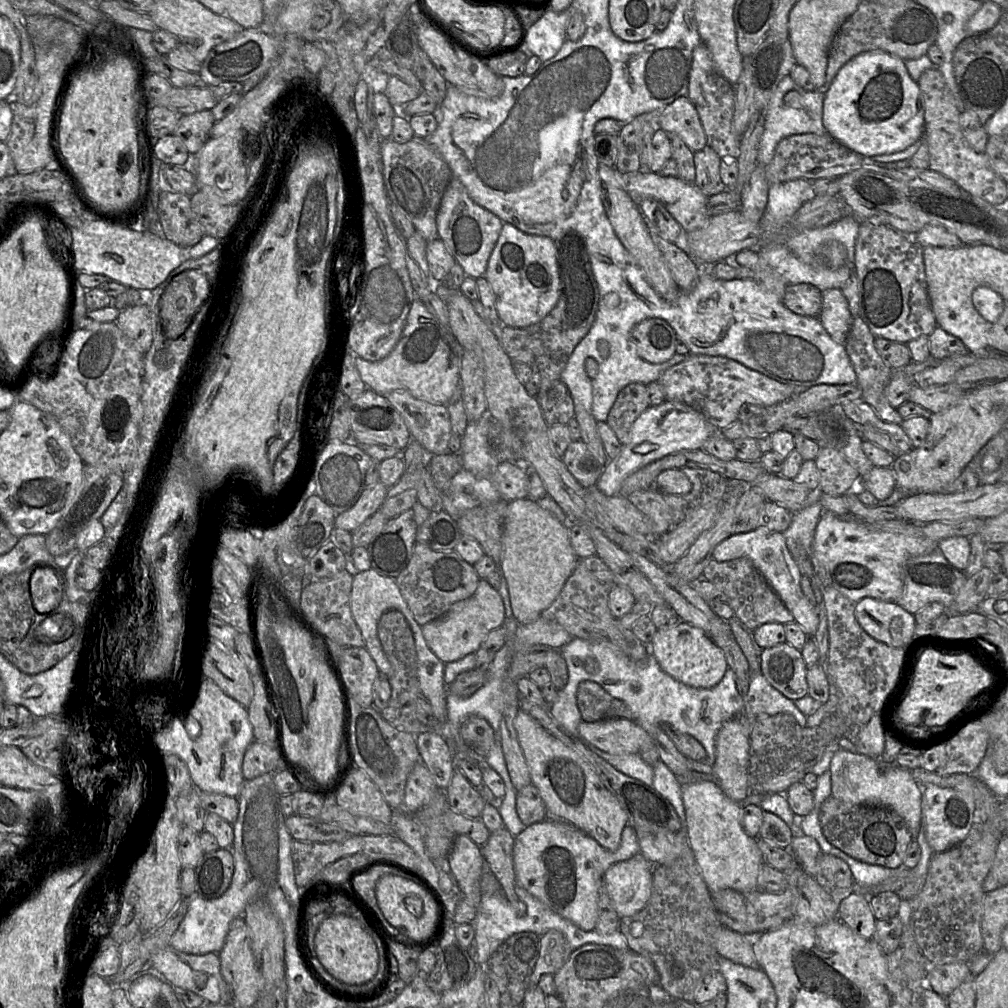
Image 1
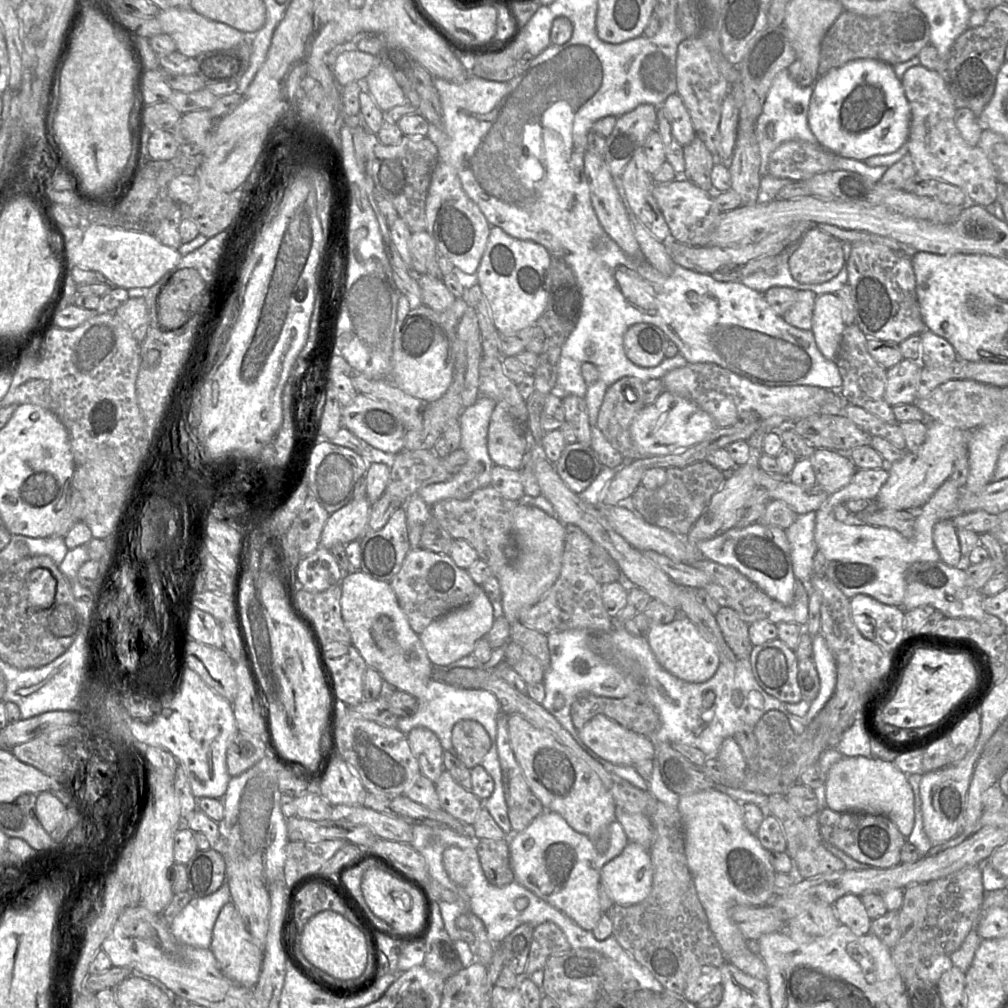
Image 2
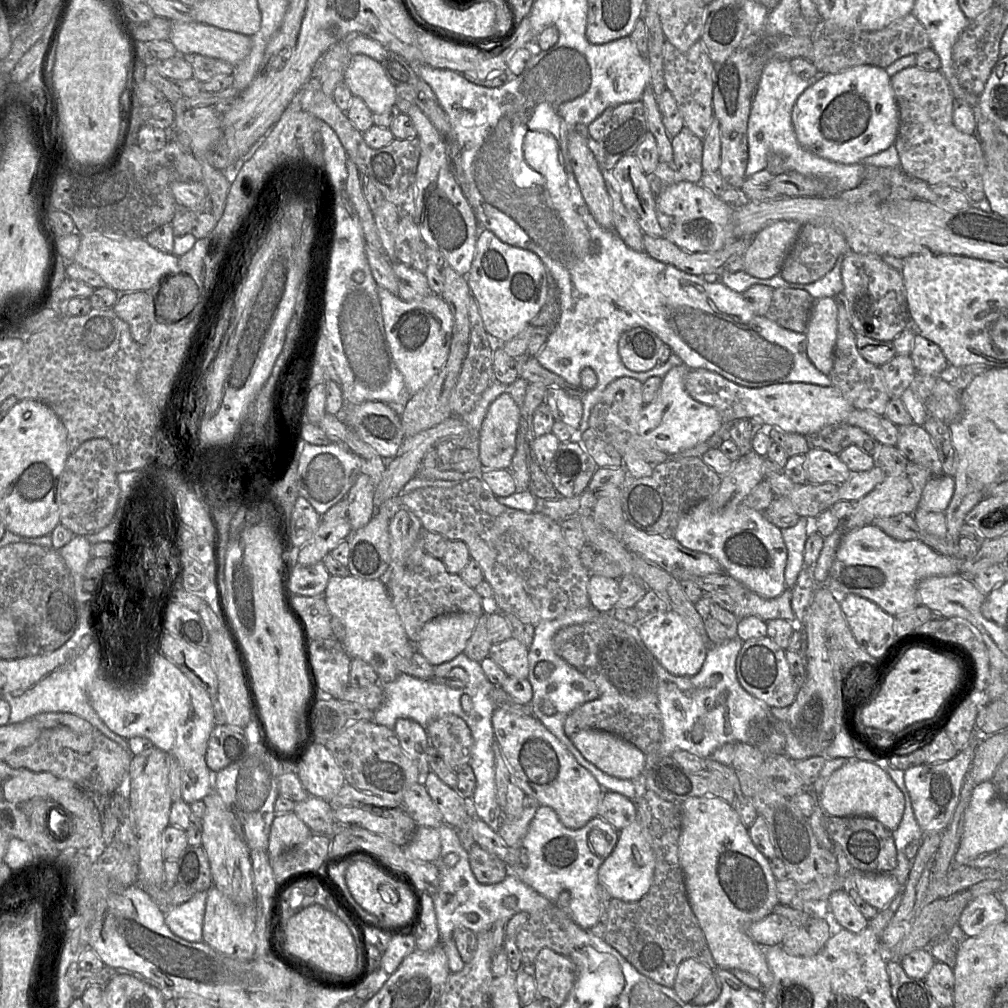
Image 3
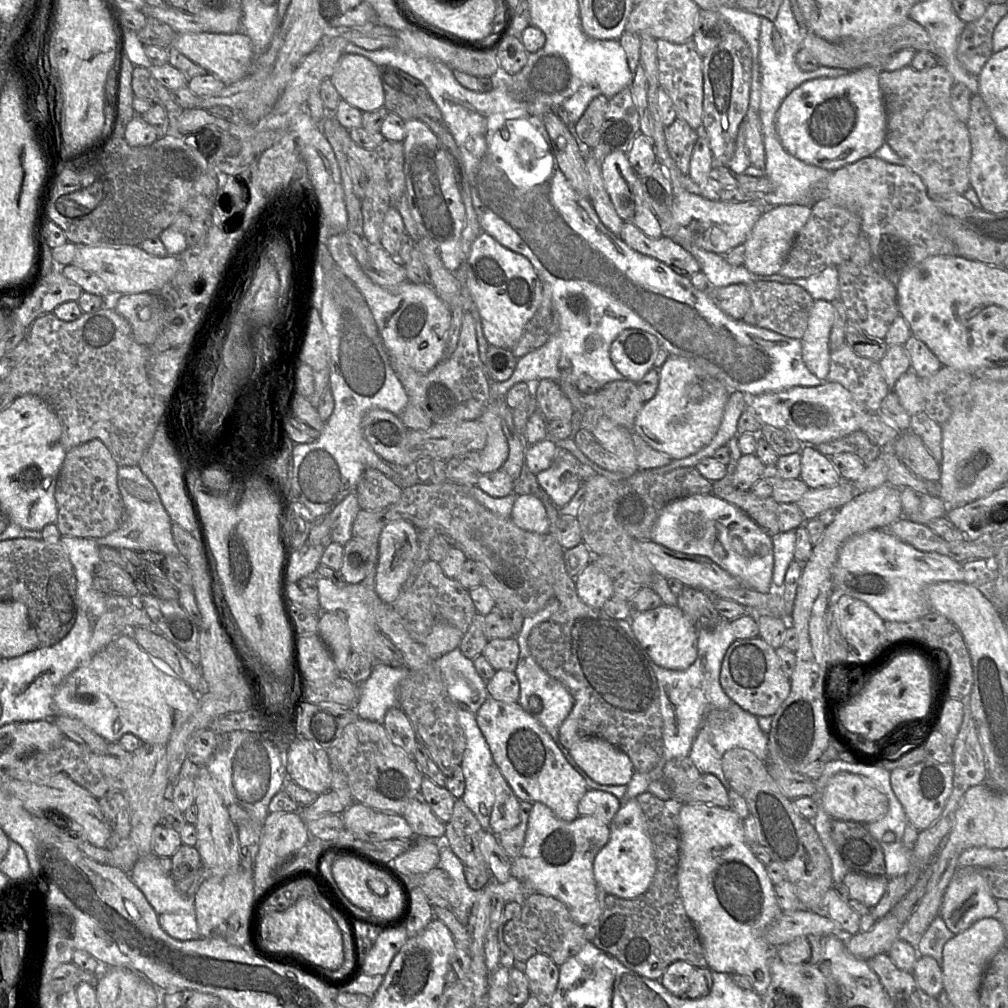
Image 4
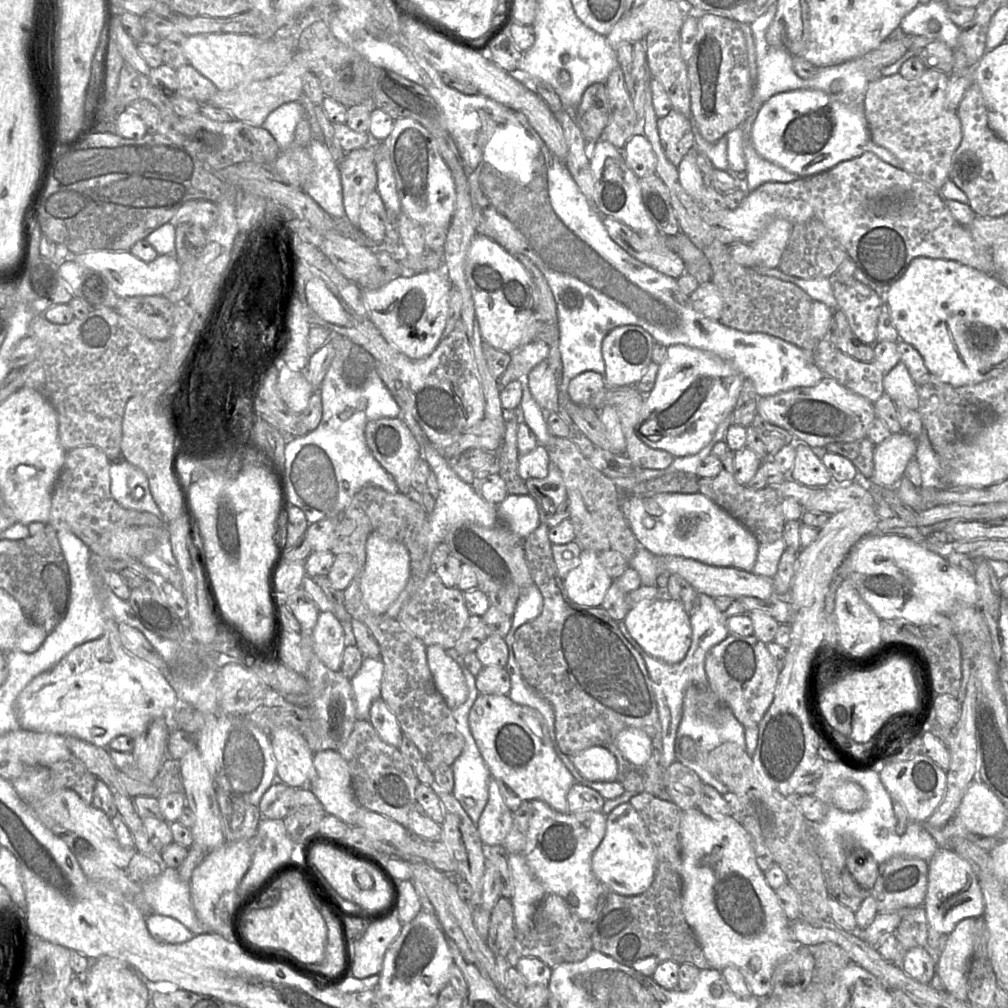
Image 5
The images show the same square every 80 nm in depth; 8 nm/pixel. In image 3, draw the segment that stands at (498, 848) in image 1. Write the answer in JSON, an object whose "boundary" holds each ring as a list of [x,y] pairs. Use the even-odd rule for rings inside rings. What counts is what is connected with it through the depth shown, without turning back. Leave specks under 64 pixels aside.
{"boundary":[[[474,844],[469,850],[469,863],[476,880],[481,884],[503,881],[510,873],[505,860]]]}

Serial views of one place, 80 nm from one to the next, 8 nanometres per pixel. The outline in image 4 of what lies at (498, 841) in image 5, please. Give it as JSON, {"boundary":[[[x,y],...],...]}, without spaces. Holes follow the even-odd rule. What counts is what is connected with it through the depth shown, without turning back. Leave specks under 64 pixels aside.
{"boundary":[[[495,764],[492,768],[492,786],[495,802],[489,817],[489,831],[498,836],[519,823],[521,801]]]}

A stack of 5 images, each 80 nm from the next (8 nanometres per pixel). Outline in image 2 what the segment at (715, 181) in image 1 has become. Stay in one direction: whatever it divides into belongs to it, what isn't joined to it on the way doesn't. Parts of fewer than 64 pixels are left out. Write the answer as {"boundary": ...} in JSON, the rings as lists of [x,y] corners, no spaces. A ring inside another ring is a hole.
{"boundary":[[[696,137],[683,146],[683,156],[685,172],[682,177],[713,194],[711,171],[716,164],[716,158],[703,141]]]}

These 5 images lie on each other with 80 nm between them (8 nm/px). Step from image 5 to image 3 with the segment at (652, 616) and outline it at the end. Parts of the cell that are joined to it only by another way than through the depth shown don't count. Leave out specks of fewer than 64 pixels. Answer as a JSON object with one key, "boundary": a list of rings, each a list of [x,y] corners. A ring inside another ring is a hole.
{"boundary":[[[668,610],[654,617],[641,620],[637,628],[647,650],[669,673],[690,677],[700,672],[709,646],[695,627],[684,617]]]}

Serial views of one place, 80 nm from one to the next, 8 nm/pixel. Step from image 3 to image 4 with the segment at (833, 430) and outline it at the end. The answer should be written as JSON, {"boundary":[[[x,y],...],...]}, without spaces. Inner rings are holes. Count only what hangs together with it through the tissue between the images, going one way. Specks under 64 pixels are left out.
{"boundary":[[[863,430],[816,446],[820,453],[828,457],[845,452],[855,454],[863,461],[866,468],[880,455],[880,448]]]}

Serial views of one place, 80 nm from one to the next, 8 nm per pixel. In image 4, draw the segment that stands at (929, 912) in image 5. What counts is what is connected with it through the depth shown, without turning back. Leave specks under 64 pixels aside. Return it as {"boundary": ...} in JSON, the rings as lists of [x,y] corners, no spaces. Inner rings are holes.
{"boundary":[[[960,867],[944,892],[939,917],[954,934],[980,919],[997,916],[997,900],[978,868],[981,867]]]}

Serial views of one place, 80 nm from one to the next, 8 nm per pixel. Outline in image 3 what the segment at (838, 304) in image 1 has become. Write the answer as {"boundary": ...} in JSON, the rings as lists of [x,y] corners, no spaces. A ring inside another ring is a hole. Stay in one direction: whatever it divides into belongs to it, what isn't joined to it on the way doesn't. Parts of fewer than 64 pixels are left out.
{"boundary":[[[834,297],[816,300],[808,319],[807,356],[823,374],[830,375],[837,342],[837,306]]]}

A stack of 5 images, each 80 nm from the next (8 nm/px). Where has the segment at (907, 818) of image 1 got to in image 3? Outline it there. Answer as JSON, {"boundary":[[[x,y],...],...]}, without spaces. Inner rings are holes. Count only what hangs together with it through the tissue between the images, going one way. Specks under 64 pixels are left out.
{"boundary":[[[849,758],[849,762],[835,770],[827,779],[821,792],[821,803],[830,816],[871,817],[889,830],[895,830],[901,822],[905,797],[891,777],[876,763]]]}

